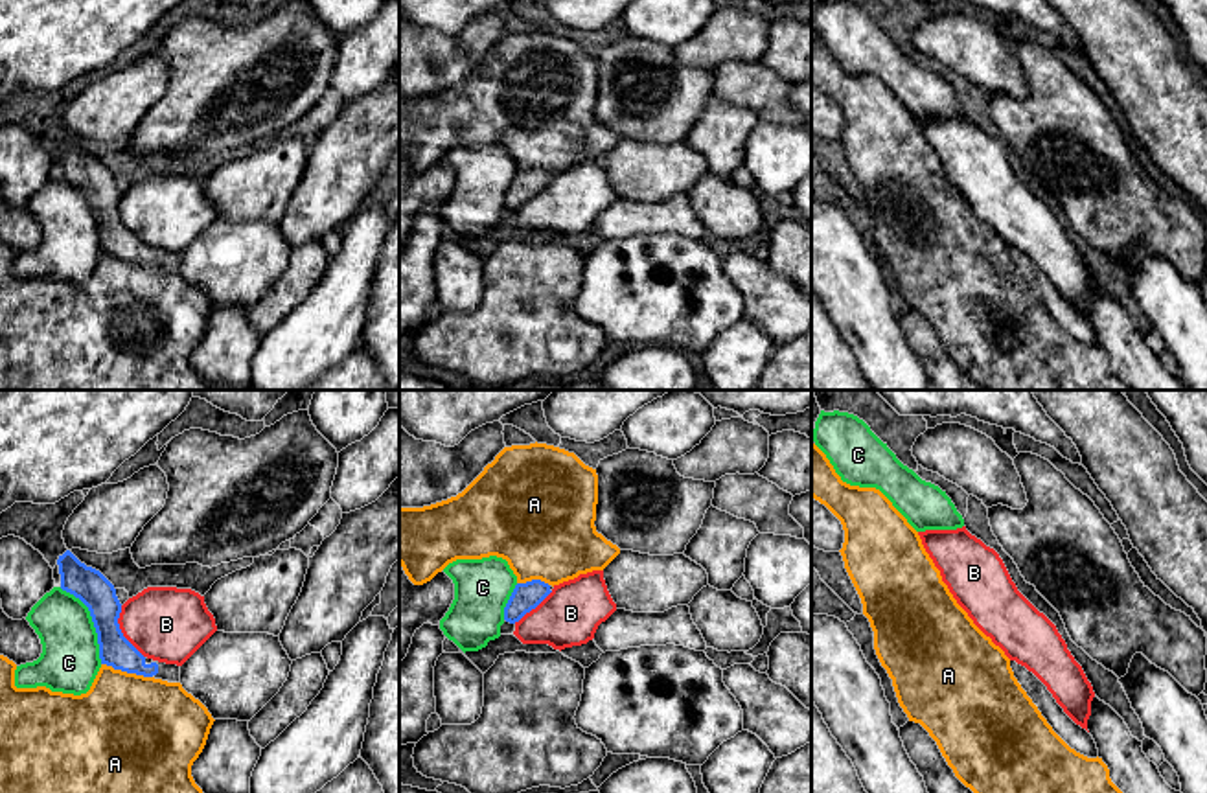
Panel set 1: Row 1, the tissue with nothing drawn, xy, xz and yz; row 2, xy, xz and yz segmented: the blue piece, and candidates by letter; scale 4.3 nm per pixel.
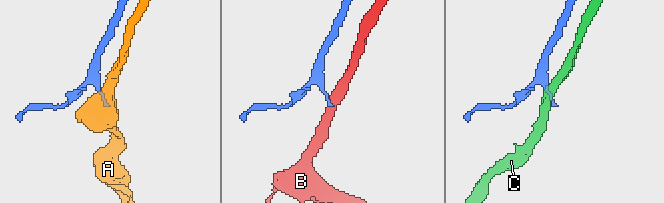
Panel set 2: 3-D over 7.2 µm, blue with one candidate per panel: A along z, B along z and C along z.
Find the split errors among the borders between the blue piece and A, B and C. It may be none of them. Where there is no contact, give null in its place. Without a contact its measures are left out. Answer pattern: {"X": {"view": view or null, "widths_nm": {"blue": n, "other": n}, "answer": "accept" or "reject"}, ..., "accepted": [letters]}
{"A": {"view": "xy", "widths_nm": {"blue": 140, "other": 480}, "answer": "reject"}, "B": {"view": "xy", "widths_nm": {"blue": 150, "other": 320}, "answer": "reject"}, "C": {"view": "xy", "widths_nm": {"blue": 150, "other": 260}, "answer": "reject"}, "accepted": []}

